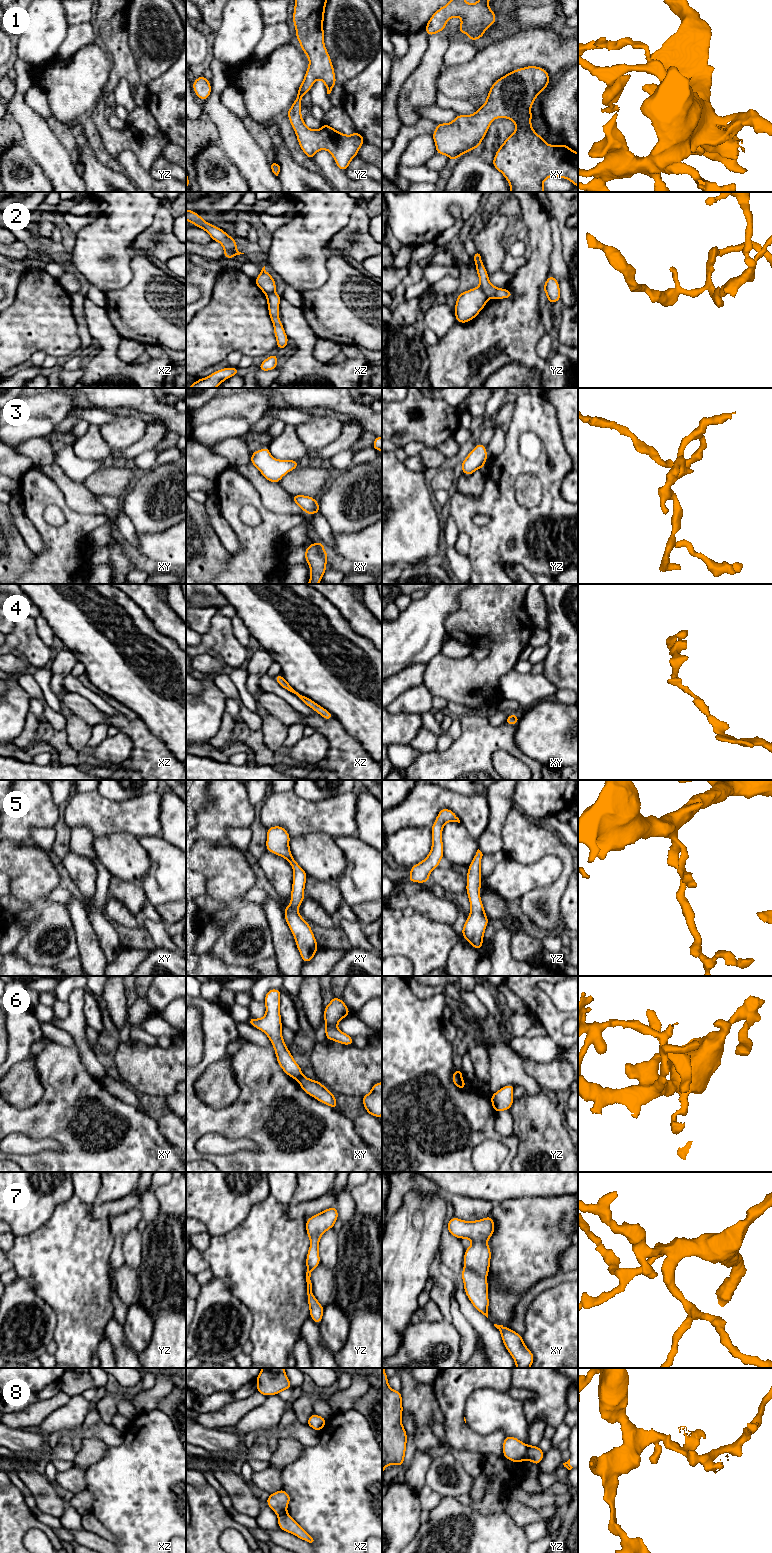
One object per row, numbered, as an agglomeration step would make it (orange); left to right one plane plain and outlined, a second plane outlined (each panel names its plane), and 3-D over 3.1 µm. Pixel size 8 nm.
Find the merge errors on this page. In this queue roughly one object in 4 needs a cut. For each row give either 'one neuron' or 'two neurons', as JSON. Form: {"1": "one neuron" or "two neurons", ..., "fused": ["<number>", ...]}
{"1": "one neuron", "2": "two neurons", "3": "one neuron", "4": "one neuron", "5": "one neuron", "6": "two neurons", "7": "one neuron", "8": "two neurons", "fused": ["2", "6", "8"]}

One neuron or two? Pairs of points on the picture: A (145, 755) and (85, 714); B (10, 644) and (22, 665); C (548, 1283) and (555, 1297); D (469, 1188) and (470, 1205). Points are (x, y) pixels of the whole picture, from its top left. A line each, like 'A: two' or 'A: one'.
A: one
B: two
C: two
D: two

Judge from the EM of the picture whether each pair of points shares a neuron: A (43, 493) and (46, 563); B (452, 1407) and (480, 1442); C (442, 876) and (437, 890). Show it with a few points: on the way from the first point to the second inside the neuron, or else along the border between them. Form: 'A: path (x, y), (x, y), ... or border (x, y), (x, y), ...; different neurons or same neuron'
A: path (39, 510), (39, 522), (52, 536), (52, 546); same neuron
B: path (453, 1417), (453, 1421), (470, 1438); same neuron
C: border (429, 881), (438, 884), (446, 892); different neurons

